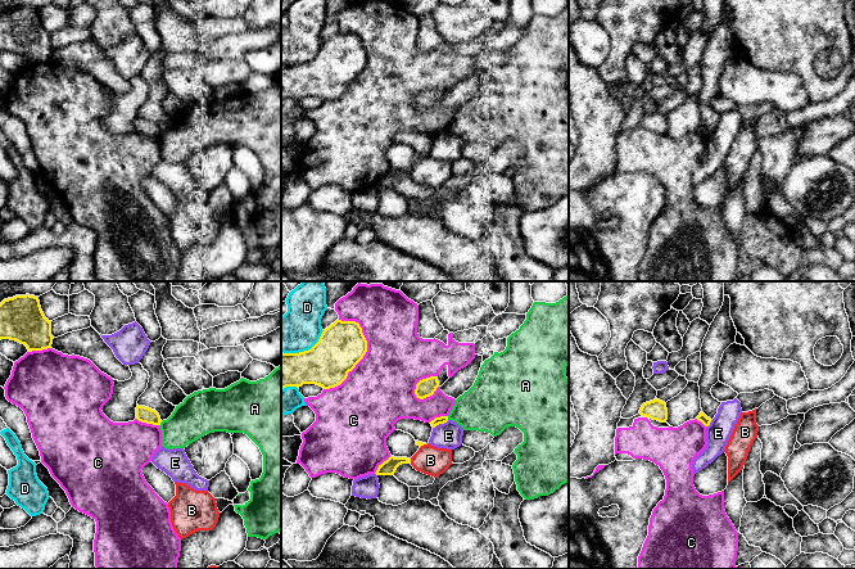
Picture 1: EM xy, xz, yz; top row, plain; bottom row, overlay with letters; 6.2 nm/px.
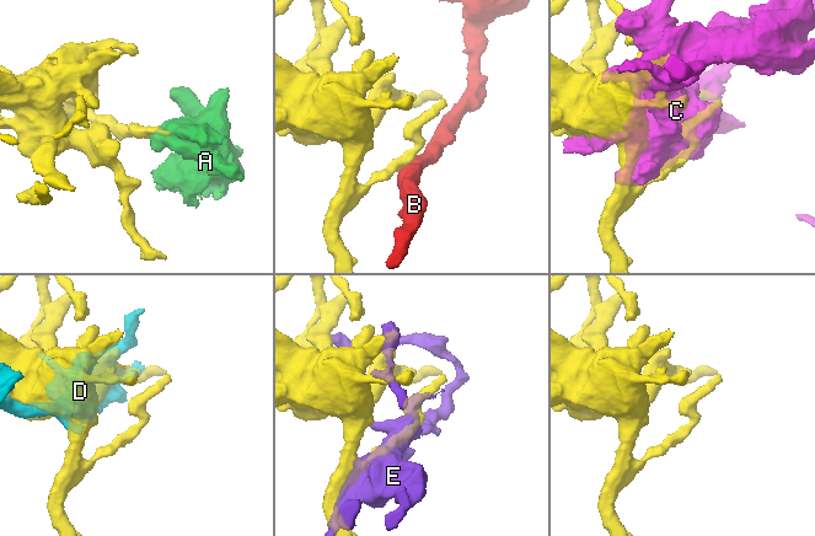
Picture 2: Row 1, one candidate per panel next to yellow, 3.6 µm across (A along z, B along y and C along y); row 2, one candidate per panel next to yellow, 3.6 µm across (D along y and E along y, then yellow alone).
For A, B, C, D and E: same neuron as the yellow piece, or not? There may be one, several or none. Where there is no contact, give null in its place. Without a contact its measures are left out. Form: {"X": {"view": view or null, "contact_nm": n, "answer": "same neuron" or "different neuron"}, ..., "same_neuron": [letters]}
{"A": {"view": "xy", "contact_nm": 40, "answer": "different neuron"}, "B": {"view": "xz", "contact_nm": 30, "answer": "different neuron"}, "C": {"view": "xz", "contact_nm": 480, "answer": "different neuron"}, "D": {"view": "xz", "contact_nm": 300, "answer": "different neuron"}, "E": {"view": "xz", "contact_nm": 120, "answer": "different neuron"}, "same_neuron": []}

